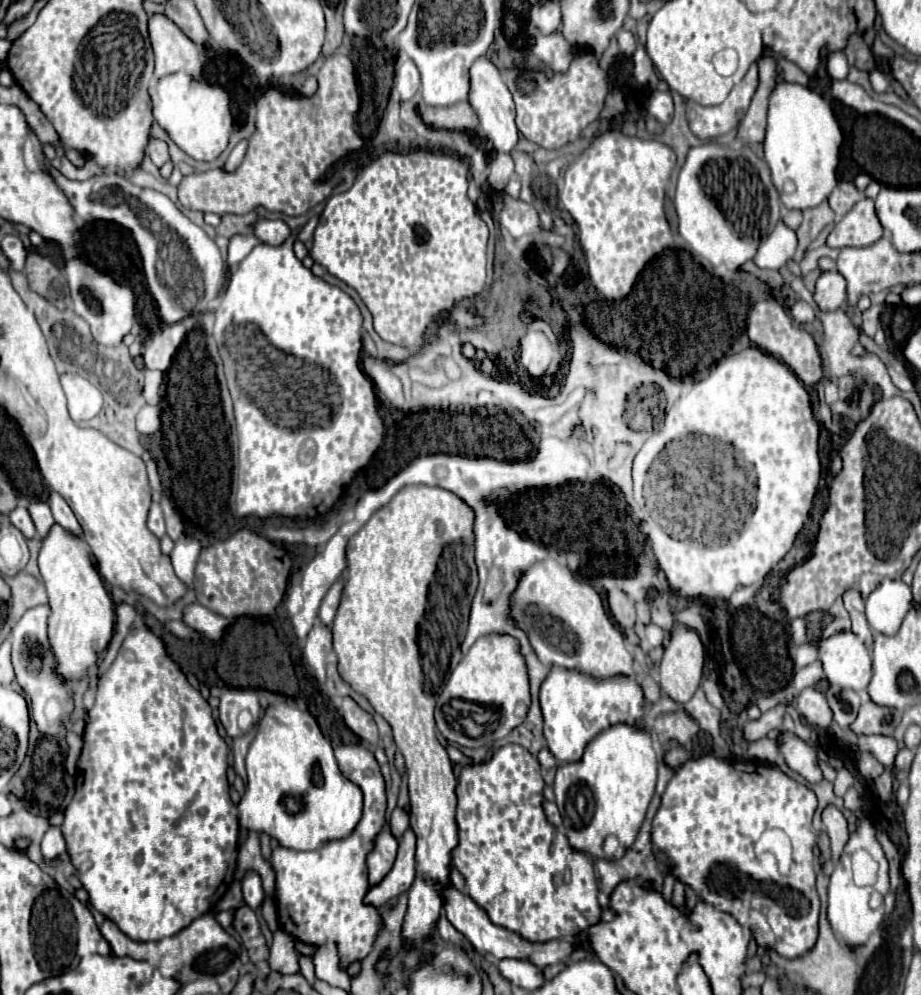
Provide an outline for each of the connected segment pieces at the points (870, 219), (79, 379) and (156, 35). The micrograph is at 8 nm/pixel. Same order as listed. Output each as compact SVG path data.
M862 196L854 208L834 224L826 238L828 248L848 248L848 246L870 246L882 236L880 220L874 212L874 200Z
M62 374L62 388L68 398L68 410L74 422L90 420L102 410L102 392L80 374Z
M152 14L148 20L148 32L156 58L156 78L174 72L188 72L202 78L200 46L194 44L168 16Z

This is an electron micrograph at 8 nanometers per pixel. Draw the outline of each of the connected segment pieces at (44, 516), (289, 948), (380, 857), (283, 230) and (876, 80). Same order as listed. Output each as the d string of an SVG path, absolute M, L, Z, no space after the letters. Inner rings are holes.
M32 502L28 506L28 512L36 524L36 530L40 536L44 536L44 532L48 532L48 528L54 524L54 518L52 518L52 512L50 512L50 506L46 502Z
M284 930L274 932L274 942L270 946L270 968L280 974L292 974L300 970L294 938Z
M384 828L376 838L374 838L374 848L368 854L368 880L370 884L378 884L392 868L394 860L396 860L396 850L398 850L398 842L396 838L390 834L388 828Z
M260 218L256 224L252 224L252 234L266 244L282 244L290 236L290 228L282 220L264 220Z
M879 70L869 72L869 79L875 91L877 87L879 91L888 91L890 88L891 78Z

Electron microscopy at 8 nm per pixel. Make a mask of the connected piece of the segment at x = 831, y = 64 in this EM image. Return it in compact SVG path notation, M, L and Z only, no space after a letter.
M842 50L828 54L828 58L826 58L826 72L834 80L844 80L848 76L848 60L846 60L846 54Z

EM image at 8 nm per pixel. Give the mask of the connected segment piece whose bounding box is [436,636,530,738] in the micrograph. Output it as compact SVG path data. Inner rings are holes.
M482 636L476 640L476 644L470 648L470 652L464 656L464 660L454 668L450 674L440 700L438 700L438 712L436 712L436 728L444 736L444 714L442 706L448 704L452 698L468 700L492 710L500 712L500 724L496 732L492 732L494 738L506 736L512 728L524 722L526 712L530 708L530 690L528 690L528 674L524 658L518 652L518 642L510 636ZM524 706L524 712L522 712Z

